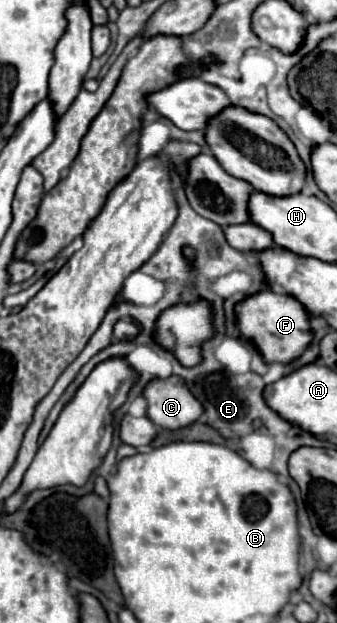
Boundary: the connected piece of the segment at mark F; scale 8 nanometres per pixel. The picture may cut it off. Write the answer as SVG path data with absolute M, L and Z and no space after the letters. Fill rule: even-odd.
M261 290L259 294L249 296L241 304L237 304L235 314L237 314L243 336L259 348L259 352L267 364L271 364L271 362L289 364L289 362L297 360L309 348L309 344L313 340L311 318L307 314L307 308L297 298L291 298L289 294Z

